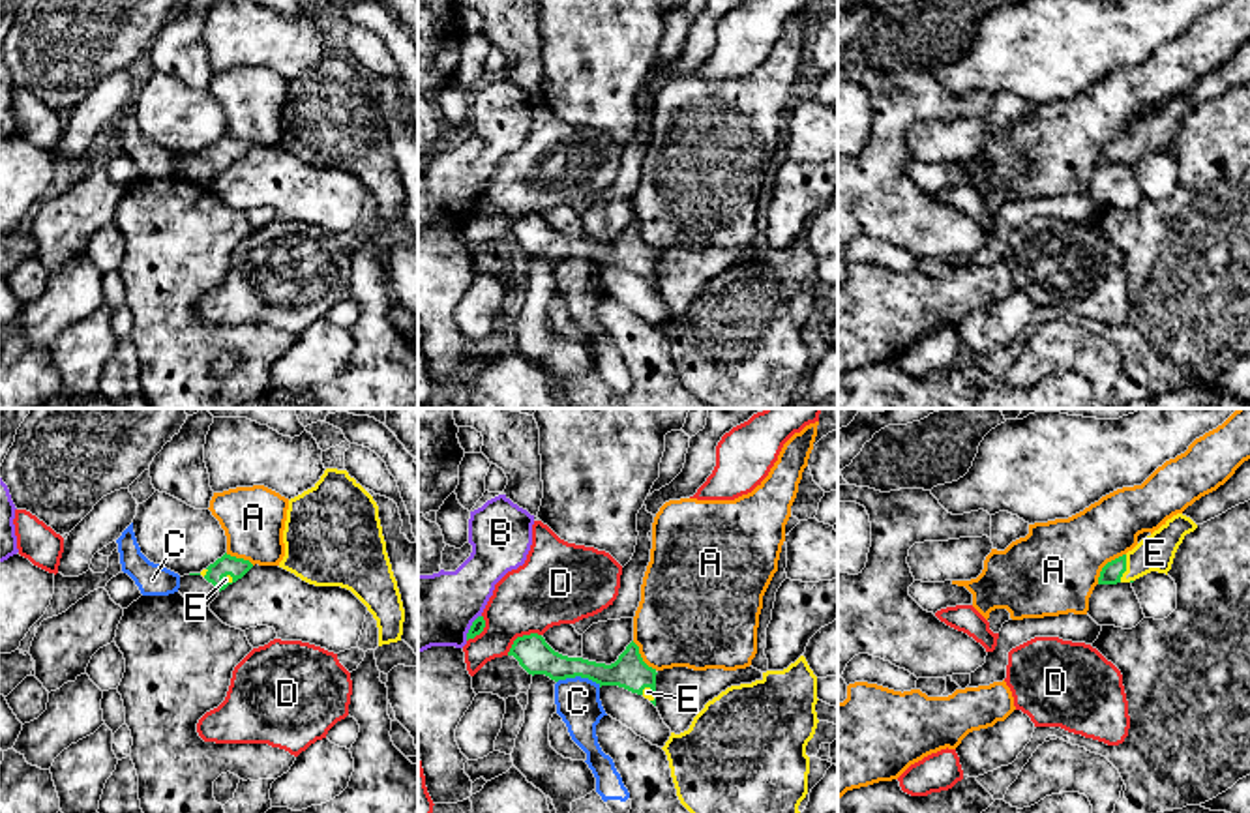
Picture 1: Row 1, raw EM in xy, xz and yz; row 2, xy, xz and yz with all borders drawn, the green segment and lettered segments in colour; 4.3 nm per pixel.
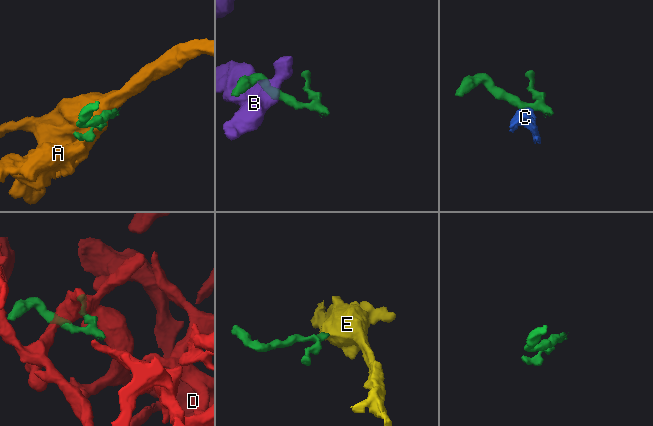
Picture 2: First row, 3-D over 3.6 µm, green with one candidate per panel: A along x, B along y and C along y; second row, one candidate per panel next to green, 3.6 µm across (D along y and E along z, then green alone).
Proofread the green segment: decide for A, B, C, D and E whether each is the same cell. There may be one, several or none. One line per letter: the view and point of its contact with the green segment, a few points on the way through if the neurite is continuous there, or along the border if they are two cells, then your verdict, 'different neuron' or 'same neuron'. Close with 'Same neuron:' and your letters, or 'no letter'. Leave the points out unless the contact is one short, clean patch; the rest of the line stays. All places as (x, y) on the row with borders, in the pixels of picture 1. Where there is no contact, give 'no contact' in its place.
A: meets green in yz at (1106, 564); border along yz (1125, 553), (1102, 568), (1097, 583); different neuron
B: meets green in xz at (471, 628); different neuron
C: meets green in xz at (580, 675); border along xz (557, 680), (585, 677), (600, 686); different neuron
D: meets green in xz at (520, 637); different neuron
E: meets green in yz at (1125, 568); runs through yz (1112, 572), (1125, 568), (1155, 553); same neuron
Same neuron: E

